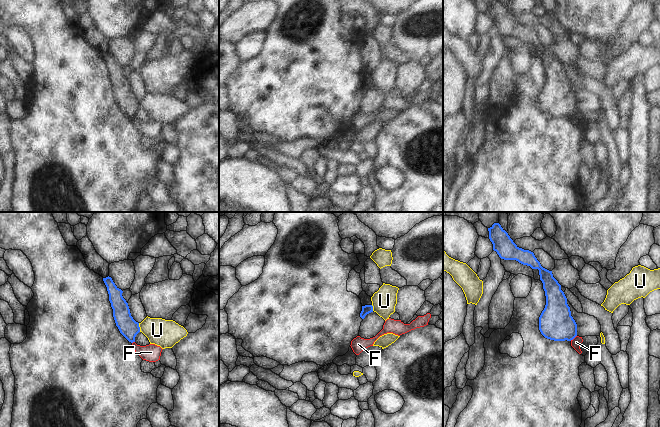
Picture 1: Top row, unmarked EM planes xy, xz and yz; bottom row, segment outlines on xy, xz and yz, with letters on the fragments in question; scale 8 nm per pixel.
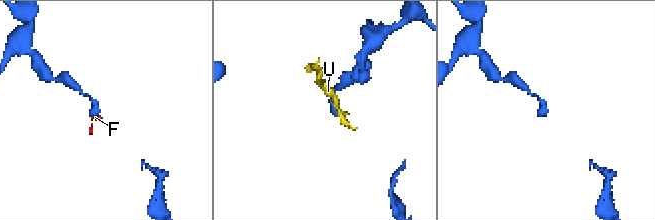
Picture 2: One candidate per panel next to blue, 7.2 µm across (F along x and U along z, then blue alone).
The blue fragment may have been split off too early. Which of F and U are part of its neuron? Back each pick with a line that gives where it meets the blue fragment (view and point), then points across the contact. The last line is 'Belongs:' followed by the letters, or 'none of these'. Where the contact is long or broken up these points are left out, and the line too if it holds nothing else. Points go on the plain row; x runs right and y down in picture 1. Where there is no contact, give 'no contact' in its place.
Belongs: none of these

